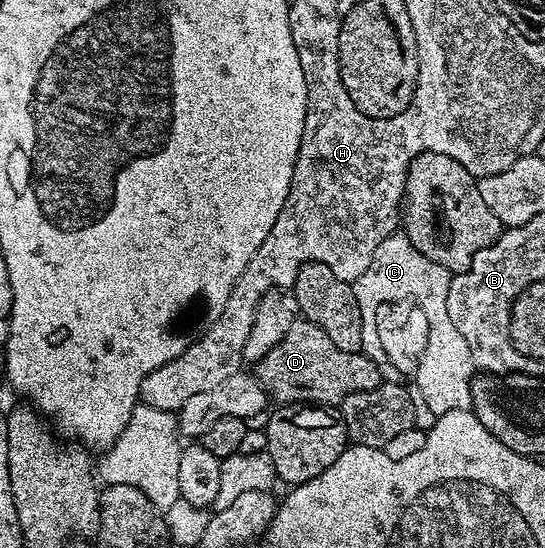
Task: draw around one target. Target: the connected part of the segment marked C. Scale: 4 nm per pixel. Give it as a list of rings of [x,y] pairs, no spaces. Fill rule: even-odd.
[[[394,233],[375,249],[375,257],[371,257],[371,265],[353,284],[355,301],[359,301],[359,313],[366,325],[374,322],[374,316],[385,302],[412,300],[425,311],[429,322],[429,340],[425,356],[425,375],[415,375],[415,391],[420,402],[436,417],[448,411],[463,411],[472,404],[471,389],[475,377],[475,368],[471,349],[467,349],[467,341],[457,339],[459,329],[453,331],[449,327],[451,317],[447,317],[447,289],[451,273],[443,269],[443,265],[435,265],[404,233]]]

